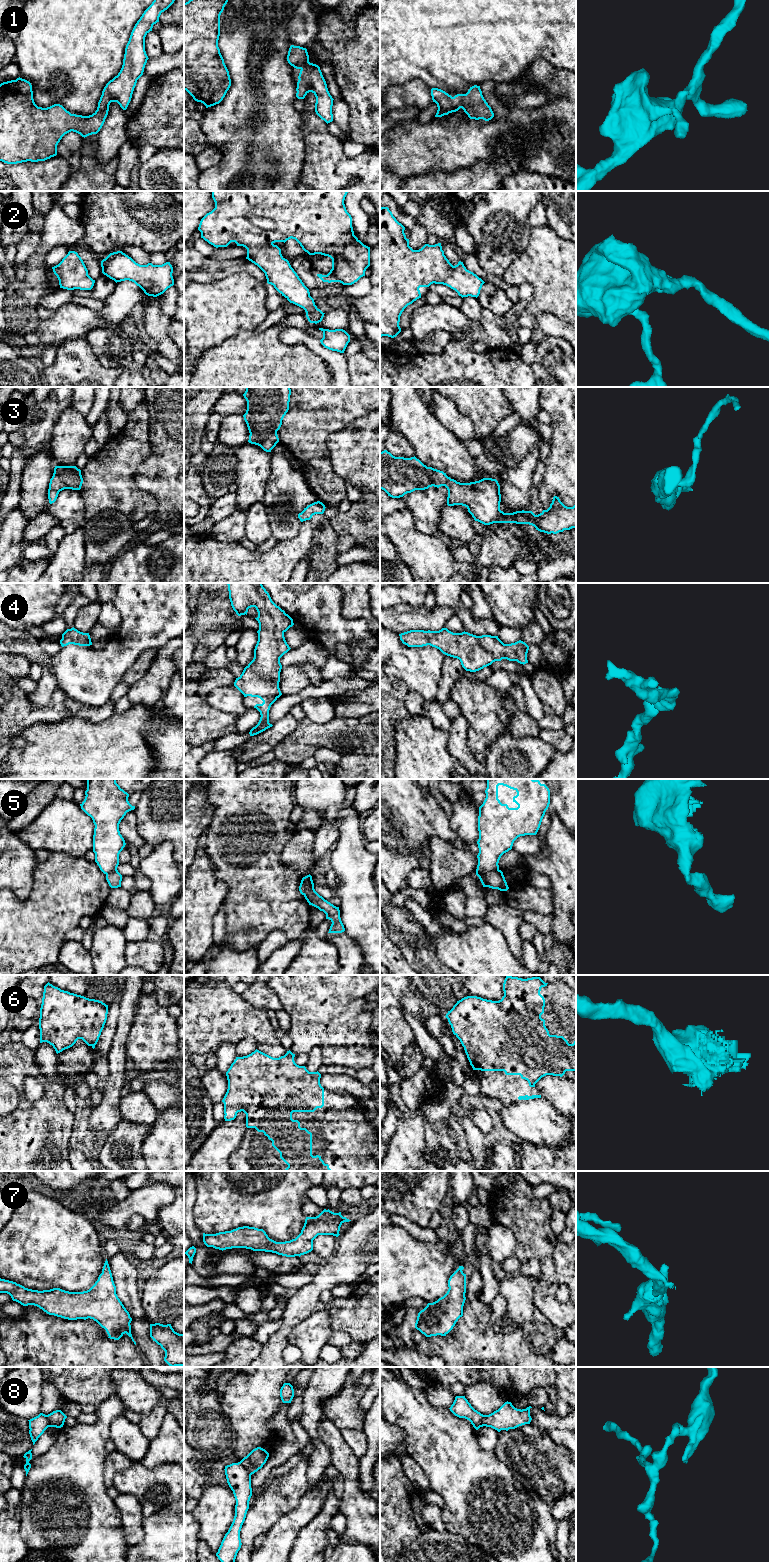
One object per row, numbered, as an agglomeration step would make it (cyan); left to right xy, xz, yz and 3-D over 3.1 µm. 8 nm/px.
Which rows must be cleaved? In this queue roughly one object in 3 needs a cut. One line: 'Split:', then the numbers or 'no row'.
Split: 5, 8

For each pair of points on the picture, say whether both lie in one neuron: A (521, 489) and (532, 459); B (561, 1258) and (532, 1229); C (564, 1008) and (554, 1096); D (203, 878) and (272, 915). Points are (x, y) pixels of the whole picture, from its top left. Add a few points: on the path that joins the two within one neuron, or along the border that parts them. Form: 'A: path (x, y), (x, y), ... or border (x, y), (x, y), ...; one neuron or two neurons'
A: path (521, 482), (521, 475), (527, 466); one neuron
B: border (556, 1243), (553, 1262), (558, 1274); two neurons
C: border (561, 1076), (544, 1075), (534, 1085); two neurons
D: border (214, 872), (228, 887), (223, 905); two neurons

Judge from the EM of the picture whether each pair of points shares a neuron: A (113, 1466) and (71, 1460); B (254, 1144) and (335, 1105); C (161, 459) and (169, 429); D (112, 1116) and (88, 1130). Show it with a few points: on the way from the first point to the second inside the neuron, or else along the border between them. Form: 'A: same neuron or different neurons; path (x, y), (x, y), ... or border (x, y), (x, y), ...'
A: different neurons; border (108, 1454), (104, 1462), (103, 1478)
B: same neuron; path (274, 1144), (297, 1144), (316, 1125)
C: same neuron; path (168, 452), (169, 436)
D: same neuron; path (106, 1117), (94, 1129)

